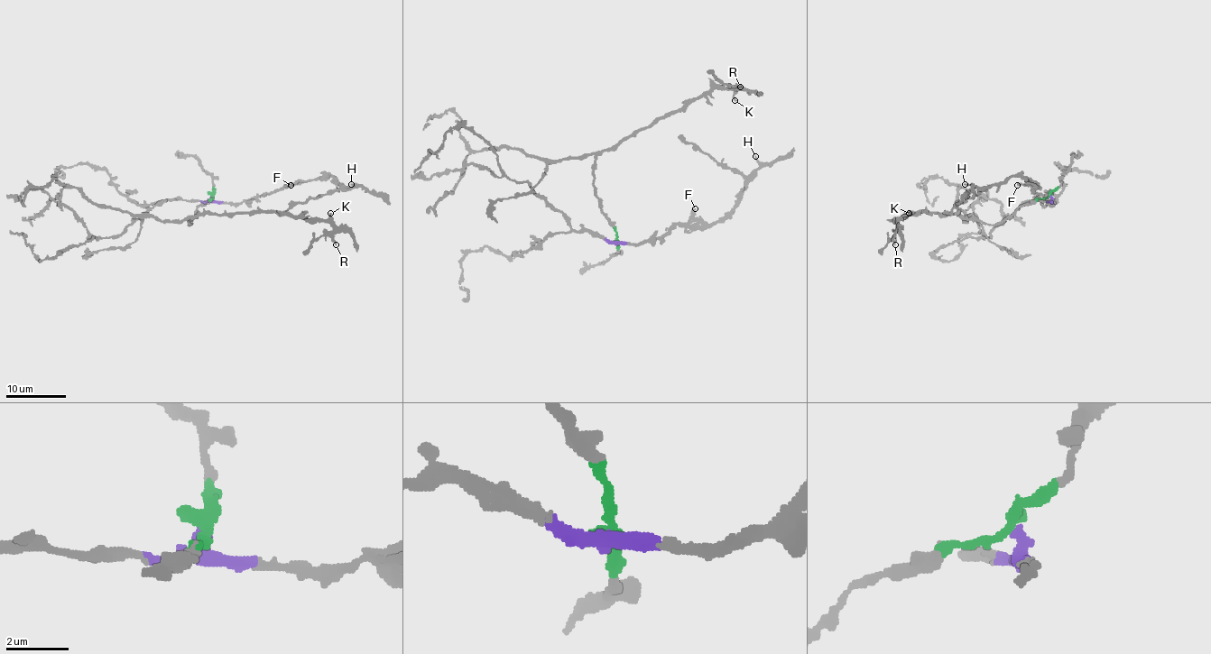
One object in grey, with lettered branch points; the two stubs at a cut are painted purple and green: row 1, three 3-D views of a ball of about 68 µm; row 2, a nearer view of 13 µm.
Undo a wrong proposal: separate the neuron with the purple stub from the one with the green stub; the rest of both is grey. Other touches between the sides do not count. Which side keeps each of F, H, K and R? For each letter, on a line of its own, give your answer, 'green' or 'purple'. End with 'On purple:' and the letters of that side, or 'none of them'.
F: purple
H: purple
K: green
R: green
On purple: F, H

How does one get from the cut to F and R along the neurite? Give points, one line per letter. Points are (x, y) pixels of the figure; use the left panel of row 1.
F: (211, 196), (214, 200), (231, 204), (251, 202), (278, 191), (284, 186), (291, 186)
R: (211, 196), (190, 225), (200, 214), (287, 213), (326, 220), (336, 244)

